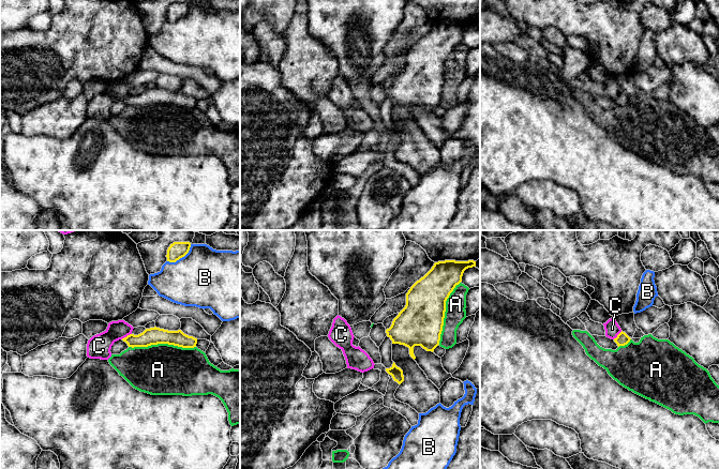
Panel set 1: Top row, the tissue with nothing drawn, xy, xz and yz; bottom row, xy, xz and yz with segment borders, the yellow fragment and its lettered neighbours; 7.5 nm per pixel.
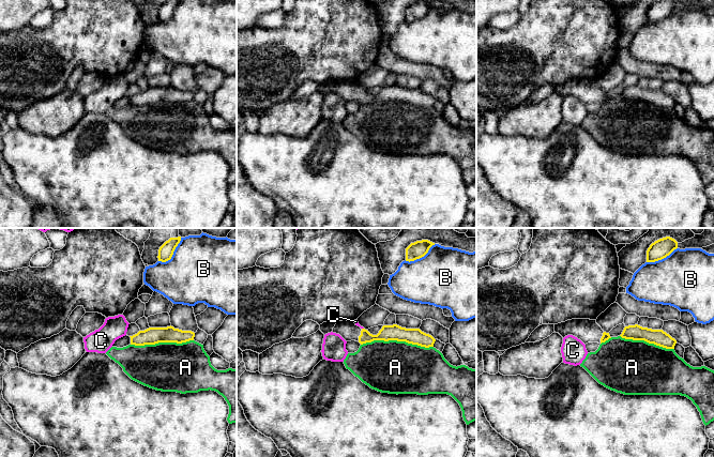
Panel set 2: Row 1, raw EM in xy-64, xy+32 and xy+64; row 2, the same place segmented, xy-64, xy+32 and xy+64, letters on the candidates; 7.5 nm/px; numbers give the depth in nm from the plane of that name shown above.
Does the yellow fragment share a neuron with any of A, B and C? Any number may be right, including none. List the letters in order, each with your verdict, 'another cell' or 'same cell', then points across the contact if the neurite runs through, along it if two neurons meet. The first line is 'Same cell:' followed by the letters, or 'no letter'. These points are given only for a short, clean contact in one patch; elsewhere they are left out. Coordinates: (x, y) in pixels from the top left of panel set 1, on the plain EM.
Same cell: no letter
A: another cell
B: another cell
C: another cell; border xy (131, 93), (121, 99)

